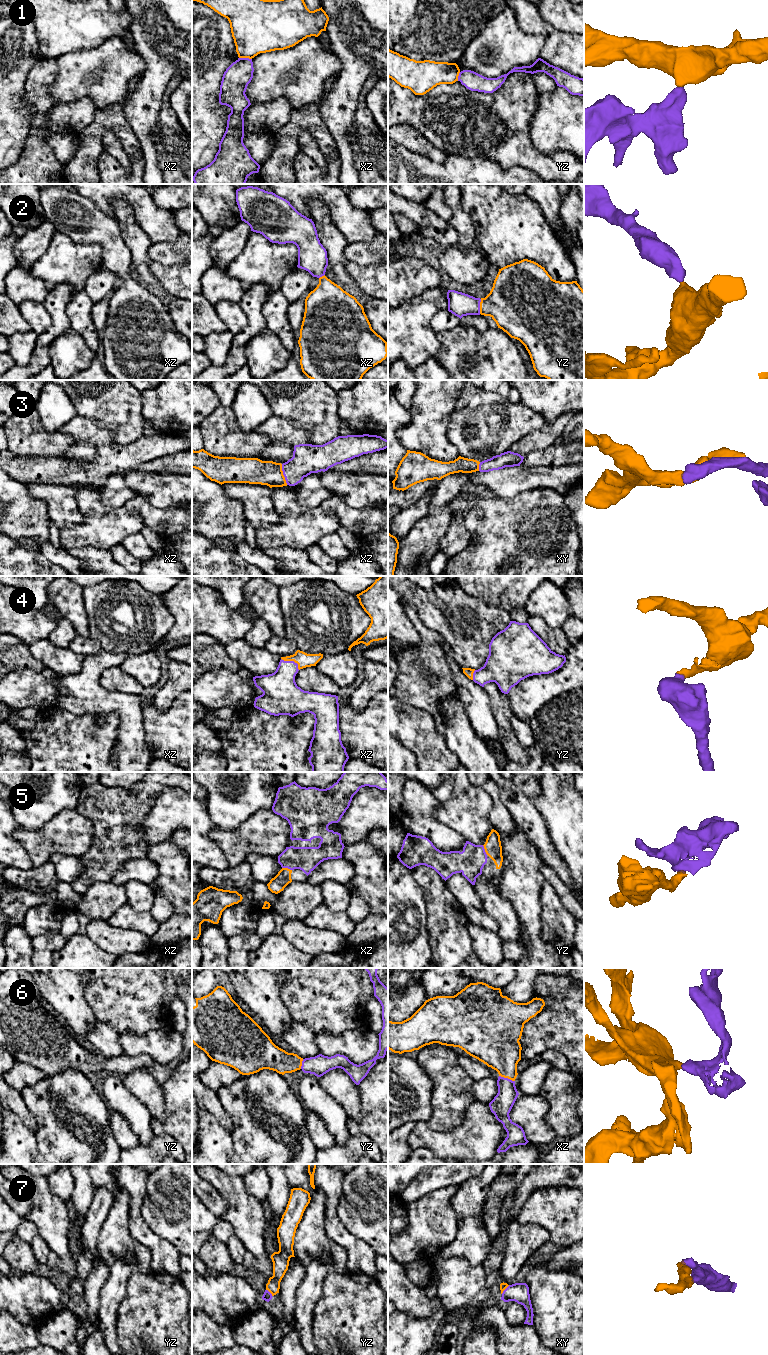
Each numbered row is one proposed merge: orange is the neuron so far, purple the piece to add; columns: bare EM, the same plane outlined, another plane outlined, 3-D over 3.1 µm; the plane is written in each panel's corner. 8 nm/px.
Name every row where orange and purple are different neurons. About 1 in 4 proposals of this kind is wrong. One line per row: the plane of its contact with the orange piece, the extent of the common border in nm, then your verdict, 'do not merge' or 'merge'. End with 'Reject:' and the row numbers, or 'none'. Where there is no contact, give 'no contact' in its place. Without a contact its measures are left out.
1: xz | 110 nm | do not merge
2: yz | 120 nm | merge
3: xz | 180 nm | merge
4: xz | 180 nm | merge
5: xz | 80 nm | merge
6: xz | 140 nm | merge
7: yz | 80 nm | merge
Reject: 1

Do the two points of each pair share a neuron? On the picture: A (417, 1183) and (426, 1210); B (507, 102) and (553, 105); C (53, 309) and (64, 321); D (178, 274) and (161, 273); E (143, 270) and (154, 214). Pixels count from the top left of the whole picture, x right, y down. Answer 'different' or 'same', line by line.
A: different
B: different
C: same
D: same
E: different

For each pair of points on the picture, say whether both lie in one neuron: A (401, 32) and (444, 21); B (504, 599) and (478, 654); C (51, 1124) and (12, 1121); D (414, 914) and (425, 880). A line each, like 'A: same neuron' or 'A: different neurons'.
A: same neuron
B: different neurons
C: different neurons
D: different neurons

